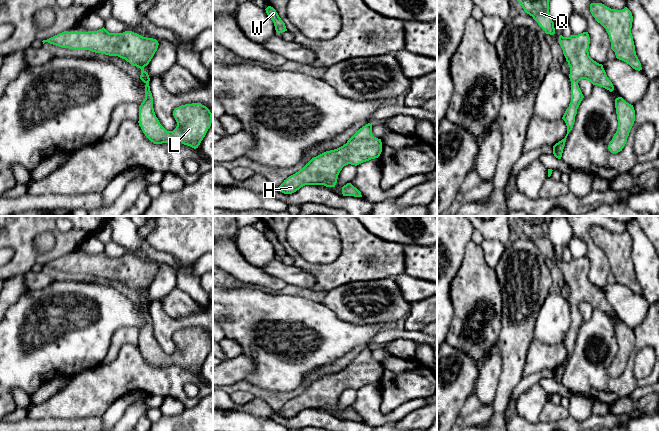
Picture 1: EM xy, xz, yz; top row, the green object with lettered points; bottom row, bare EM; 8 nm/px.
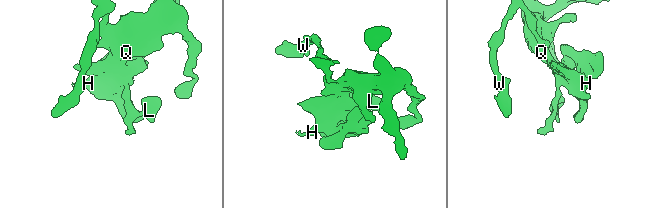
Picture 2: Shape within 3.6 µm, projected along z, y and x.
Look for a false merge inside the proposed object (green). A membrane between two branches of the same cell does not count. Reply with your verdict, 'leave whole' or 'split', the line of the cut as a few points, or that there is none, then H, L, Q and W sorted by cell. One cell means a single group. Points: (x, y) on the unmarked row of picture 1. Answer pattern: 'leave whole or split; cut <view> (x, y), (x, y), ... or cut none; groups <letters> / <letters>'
leave whole; cut none; groups H L Q W

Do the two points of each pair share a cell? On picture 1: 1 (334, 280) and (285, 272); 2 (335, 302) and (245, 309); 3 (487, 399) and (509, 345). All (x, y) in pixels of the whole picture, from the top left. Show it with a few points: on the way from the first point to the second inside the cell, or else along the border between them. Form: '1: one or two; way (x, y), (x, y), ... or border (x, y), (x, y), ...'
1: two; border (294, 264), (314, 277), (313, 288)
2: two; border (321, 302), (341, 318)
3: two; border (498, 343), (501, 374), (496, 387)

